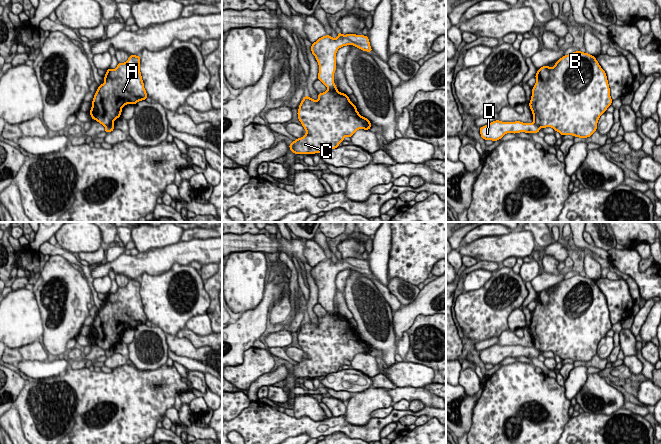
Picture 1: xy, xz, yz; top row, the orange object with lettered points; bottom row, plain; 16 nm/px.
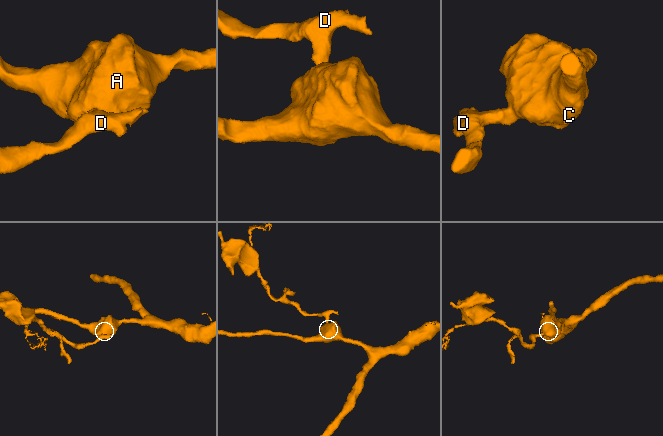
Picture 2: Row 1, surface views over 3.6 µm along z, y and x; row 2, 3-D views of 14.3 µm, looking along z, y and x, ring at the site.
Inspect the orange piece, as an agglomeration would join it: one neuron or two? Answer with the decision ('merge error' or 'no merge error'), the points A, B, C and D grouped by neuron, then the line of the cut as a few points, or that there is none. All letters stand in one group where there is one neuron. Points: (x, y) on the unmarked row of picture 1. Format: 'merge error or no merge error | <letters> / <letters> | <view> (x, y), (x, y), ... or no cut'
merge error | A B C / D | xz (328, 312), (337, 315)

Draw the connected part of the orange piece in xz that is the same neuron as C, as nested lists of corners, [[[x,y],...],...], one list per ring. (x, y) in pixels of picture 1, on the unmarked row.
[[[327,313],[318,324],[305,320],[297,336],[306,358],[289,368],[290,375],[315,378],[339,371],[344,361],[359,354],[370,354],[371,346],[361,340],[348,319]]]

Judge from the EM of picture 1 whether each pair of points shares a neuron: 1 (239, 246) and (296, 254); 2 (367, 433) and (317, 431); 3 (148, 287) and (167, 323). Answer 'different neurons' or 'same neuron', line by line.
1: same neuron
2: same neuron
3: same neuron

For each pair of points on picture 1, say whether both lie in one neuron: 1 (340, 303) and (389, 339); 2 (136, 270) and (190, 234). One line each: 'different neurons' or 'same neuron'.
1: different neurons
2: different neurons

